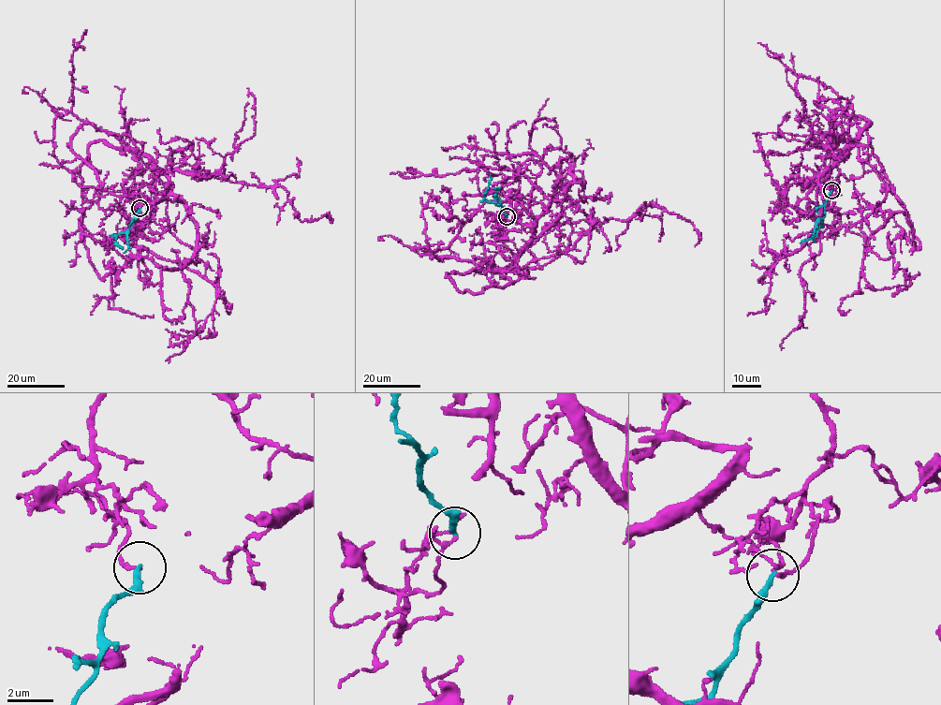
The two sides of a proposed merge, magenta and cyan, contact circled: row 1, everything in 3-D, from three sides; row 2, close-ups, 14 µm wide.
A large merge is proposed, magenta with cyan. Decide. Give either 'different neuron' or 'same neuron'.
different neuron

